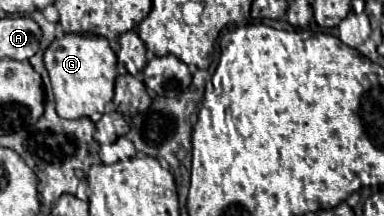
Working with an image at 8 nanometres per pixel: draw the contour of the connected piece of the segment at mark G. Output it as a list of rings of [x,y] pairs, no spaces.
[[[65,33],[45,49],[43,61],[48,73],[48,78],[43,79],[45,96],[55,95],[59,117],[91,117],[93,113],[103,113],[105,103],[113,99],[117,57],[105,37],[95,33]]]

